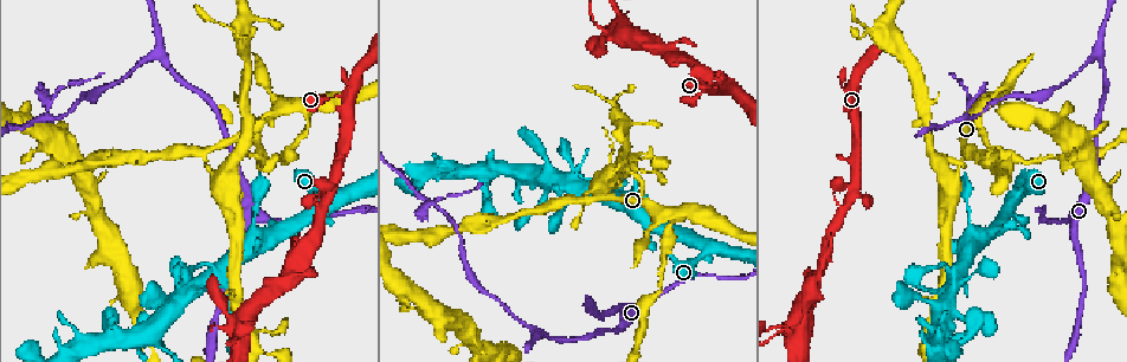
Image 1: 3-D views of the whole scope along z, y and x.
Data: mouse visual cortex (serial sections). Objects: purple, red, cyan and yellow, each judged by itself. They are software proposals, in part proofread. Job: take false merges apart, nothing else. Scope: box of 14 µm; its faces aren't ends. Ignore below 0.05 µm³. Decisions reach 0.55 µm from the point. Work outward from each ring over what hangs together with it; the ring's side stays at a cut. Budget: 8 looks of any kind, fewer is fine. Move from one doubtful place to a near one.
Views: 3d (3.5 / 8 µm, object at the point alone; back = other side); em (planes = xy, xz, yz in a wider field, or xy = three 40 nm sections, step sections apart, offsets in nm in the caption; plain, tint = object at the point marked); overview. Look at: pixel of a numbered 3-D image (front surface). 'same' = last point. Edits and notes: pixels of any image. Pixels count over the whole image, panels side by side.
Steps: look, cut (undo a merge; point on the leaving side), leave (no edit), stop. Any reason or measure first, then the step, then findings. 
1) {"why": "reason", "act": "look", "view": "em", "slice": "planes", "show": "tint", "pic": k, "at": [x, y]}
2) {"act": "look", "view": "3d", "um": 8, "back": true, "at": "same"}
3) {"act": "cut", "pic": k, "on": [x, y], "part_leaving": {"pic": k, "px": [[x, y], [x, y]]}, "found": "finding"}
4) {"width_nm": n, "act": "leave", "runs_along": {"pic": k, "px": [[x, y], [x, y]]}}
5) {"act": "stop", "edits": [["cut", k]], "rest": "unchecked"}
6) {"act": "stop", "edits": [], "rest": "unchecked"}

{"why": "branch point", "act": "look", "view": "3d", "um": 8, "back": true, "pic": 1, "at": [159, 55]}

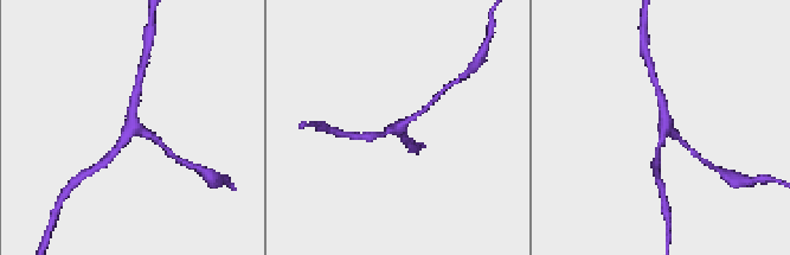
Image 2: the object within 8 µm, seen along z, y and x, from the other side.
{"why": "closer look", "act": "look", "view": "3d", "um": 3.5, "pic": 2, "at": [397, 129]}

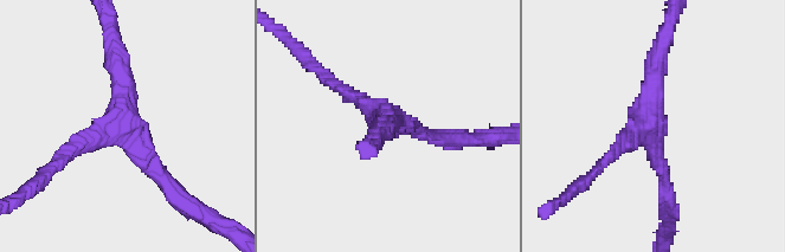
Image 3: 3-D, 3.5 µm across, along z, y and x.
{"arms": 3, "arm_widths_nm": [150, 200, 300], "act": "look", "view": "em", "slice": "xy", "step": 1, "show": "tint", "pic": 3, "at": [119, 129]}

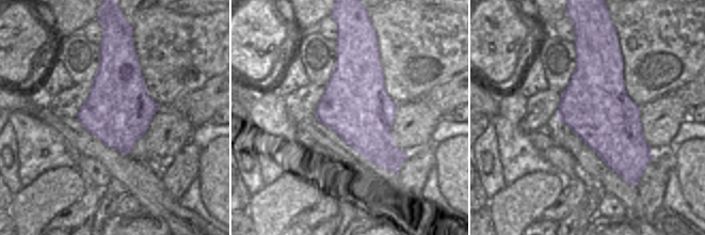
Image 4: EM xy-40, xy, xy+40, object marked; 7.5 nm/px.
{"act": "leave", "runs_along": {"pic": 3, "px": [[433, 136], [393, 124], [325, 79]]}, "found": "all the same cell"}

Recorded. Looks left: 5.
{"why": "small branch off a trunk", "act": "look", "view": "3d", "um": 3.5, "pic": 1, "at": [724, 85]}

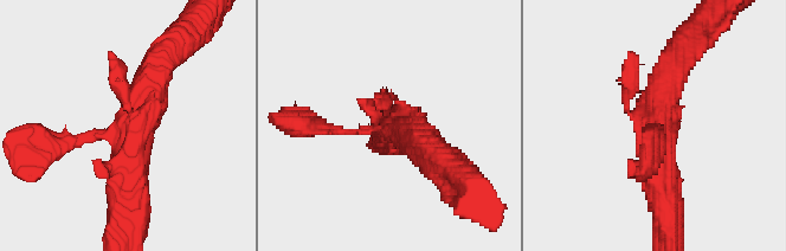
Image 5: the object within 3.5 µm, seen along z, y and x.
{"why": "need the tissue", "act": "look", "view": "em", "slice": "xy", "step": 5, "show": "plain", "pic": 5, "at": [119, 137]}

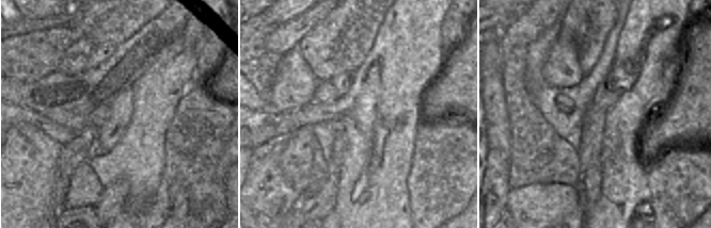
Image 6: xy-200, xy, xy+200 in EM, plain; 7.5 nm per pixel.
{"why": "where the object lies", "act": "look", "view": "em", "slice": "xy", "step": 5, "show": "tint", "at": "same"}

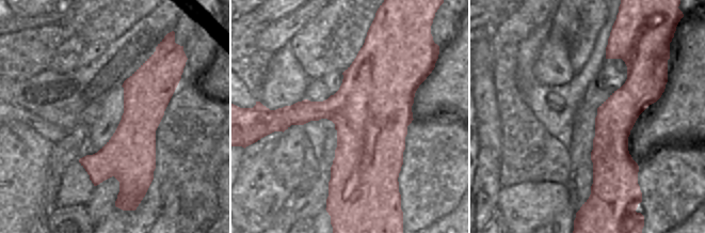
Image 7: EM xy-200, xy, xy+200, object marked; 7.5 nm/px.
{"width_nm": 600, "act": "leave", "runs_along": {"pic": 7, "px": [[151, 63], [135, 135], [93, 177]]}, "found": "all the same cell"}

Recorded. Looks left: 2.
{"act": "look", "view": "3d", "um": 3.5, "pic": 1, "at": [965, 117]}

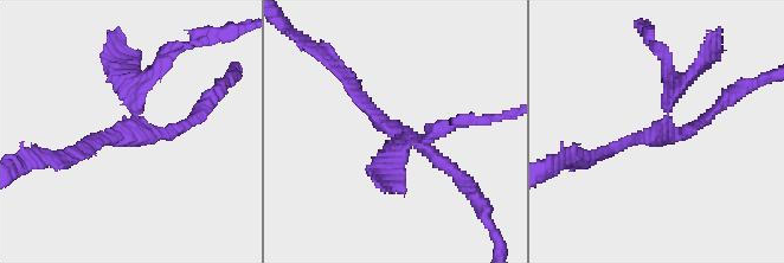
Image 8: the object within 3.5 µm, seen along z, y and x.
{"act": "look", "view": "em", "slice": "xy", "step": 5, "show": "tint", "pic": 8, "at": [666, 133]}

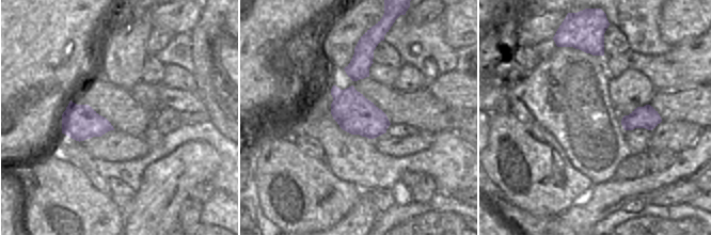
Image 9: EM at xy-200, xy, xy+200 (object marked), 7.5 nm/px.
{"arms": 4, "arm_widths_nm": [150, 150, 150, 200], "act": "cut", "pic": 8, "on": [119, 78], "part_leaving": {"pic": 8, "px": [[134, 114], [141, 96], [116, 31]]}, "found": "two cells meet here"}

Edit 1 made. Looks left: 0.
{"act": "stop", "edits": [["cut", 8]], "rest": "unchecked"}

